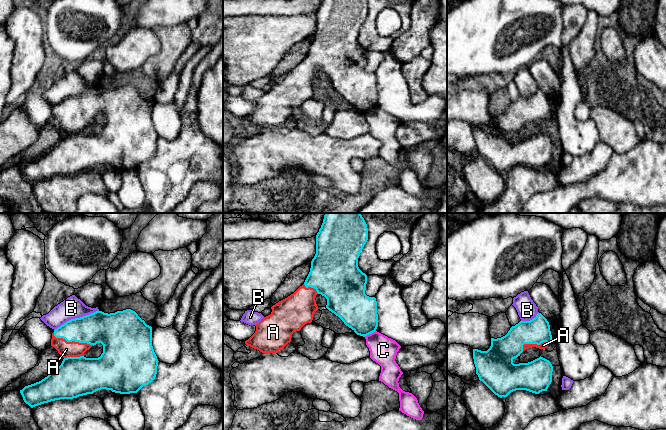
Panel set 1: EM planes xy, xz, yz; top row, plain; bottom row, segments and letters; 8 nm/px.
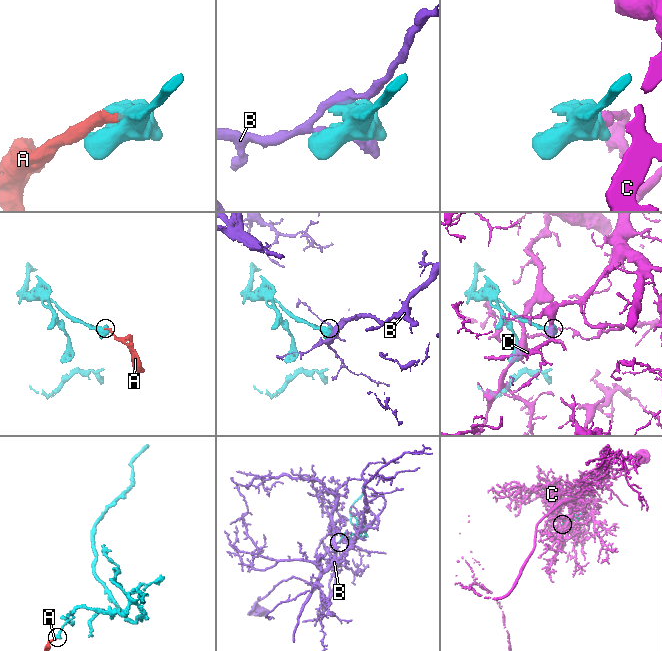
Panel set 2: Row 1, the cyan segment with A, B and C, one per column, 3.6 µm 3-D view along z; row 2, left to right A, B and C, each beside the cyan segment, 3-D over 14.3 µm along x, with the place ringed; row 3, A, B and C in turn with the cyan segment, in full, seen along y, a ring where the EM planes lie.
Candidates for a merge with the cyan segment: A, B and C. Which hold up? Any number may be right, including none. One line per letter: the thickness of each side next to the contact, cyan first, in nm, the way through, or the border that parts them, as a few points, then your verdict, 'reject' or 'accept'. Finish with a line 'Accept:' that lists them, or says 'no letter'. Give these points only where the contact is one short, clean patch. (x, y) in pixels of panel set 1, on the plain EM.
A: 260 nm thick on the cyan side, 130 nm on the other; runs through xy (98, 103), (81, 109), (72, 116), (66, 125); accept
B: 260 nm thick on the cyan side, 170 nm on the other; reject
C: 300 nm thick on the cyan side, 220 nm on the other; reject
Accept: A

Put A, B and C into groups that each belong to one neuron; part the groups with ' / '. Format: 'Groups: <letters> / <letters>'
Groups: A / B / C

